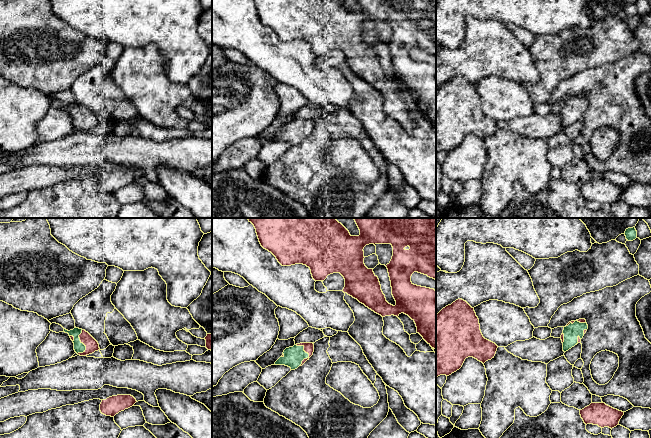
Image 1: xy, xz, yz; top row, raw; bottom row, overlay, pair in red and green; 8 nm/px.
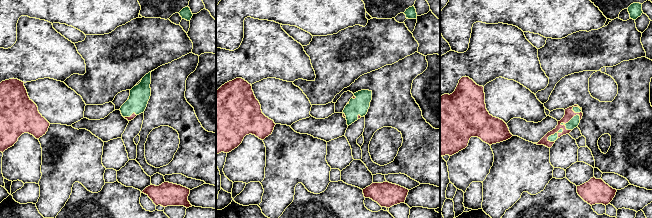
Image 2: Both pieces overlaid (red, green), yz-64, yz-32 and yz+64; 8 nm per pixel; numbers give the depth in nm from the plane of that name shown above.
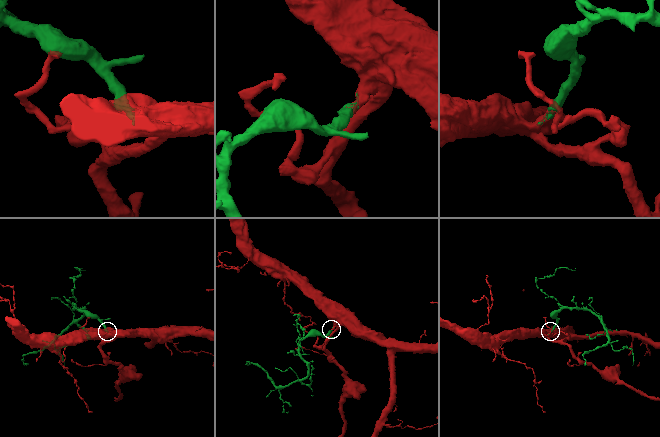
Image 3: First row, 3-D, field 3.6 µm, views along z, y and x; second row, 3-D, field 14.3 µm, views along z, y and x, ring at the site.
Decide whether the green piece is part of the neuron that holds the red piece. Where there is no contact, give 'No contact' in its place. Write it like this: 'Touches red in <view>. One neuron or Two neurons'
Touches red in xz. One neuron

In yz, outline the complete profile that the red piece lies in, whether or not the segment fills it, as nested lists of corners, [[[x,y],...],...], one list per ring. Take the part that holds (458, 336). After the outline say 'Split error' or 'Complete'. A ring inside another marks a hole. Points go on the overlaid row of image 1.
[[[458,299],[436,314],[436,378],[456,372],[468,357],[484,364],[494,358],[497,348],[495,343],[483,337],[474,308],[466,301]]]. Complete

